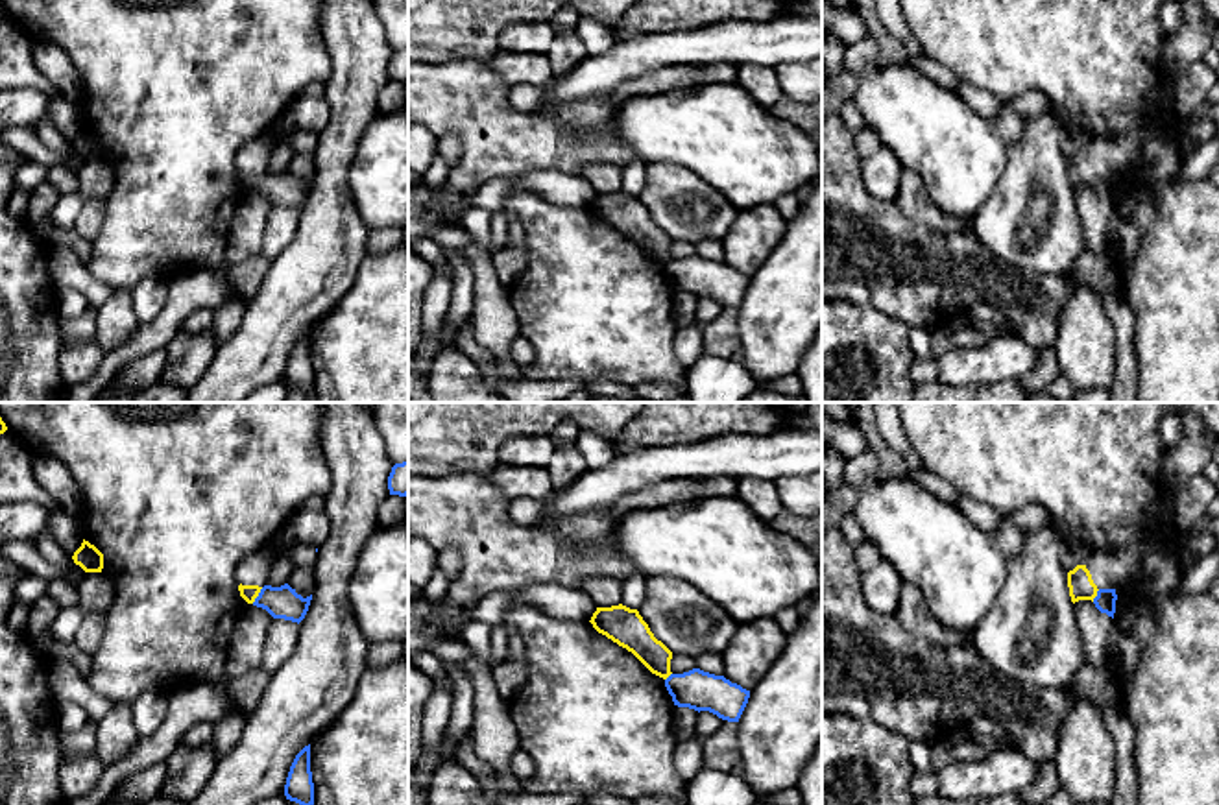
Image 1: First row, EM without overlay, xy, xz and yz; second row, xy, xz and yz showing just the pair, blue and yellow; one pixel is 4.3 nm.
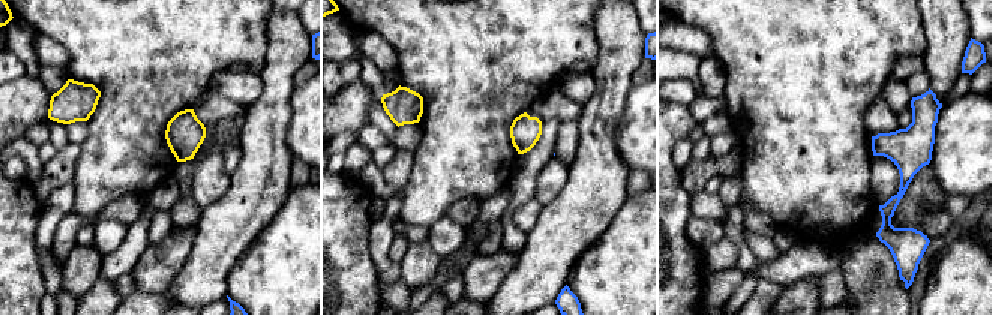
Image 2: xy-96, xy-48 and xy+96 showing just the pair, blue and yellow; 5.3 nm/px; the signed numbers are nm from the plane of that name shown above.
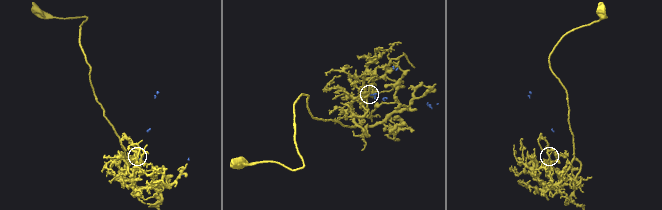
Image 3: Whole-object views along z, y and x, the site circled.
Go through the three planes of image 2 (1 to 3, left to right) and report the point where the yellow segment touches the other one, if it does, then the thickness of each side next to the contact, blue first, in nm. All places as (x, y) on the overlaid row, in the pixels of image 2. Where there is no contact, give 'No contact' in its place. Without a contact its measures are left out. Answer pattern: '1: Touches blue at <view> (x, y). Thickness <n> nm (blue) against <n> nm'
1: No contact
2: No contact
3: No contact

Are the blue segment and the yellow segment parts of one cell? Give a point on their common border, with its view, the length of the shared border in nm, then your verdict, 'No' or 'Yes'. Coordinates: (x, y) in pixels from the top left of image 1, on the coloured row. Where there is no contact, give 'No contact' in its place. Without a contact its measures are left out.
Touches blue at xy (259, 595). Shared border 90 nm. No

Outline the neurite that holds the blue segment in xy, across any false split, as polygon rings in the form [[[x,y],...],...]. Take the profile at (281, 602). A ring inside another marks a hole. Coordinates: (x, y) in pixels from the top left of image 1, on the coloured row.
[[[288,583],[281,587],[264,585],[253,606],[266,609],[273,619],[301,622],[308,611],[312,595],[303,598]]]

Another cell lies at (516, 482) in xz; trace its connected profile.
[[[499,463],[488,476],[508,500],[539,500],[554,489],[545,467],[508,467]]]

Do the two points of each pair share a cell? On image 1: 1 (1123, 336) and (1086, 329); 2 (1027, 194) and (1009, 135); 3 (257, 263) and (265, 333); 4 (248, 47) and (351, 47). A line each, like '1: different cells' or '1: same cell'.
1: different cells
2: different cells
3: different cells
4: different cells

